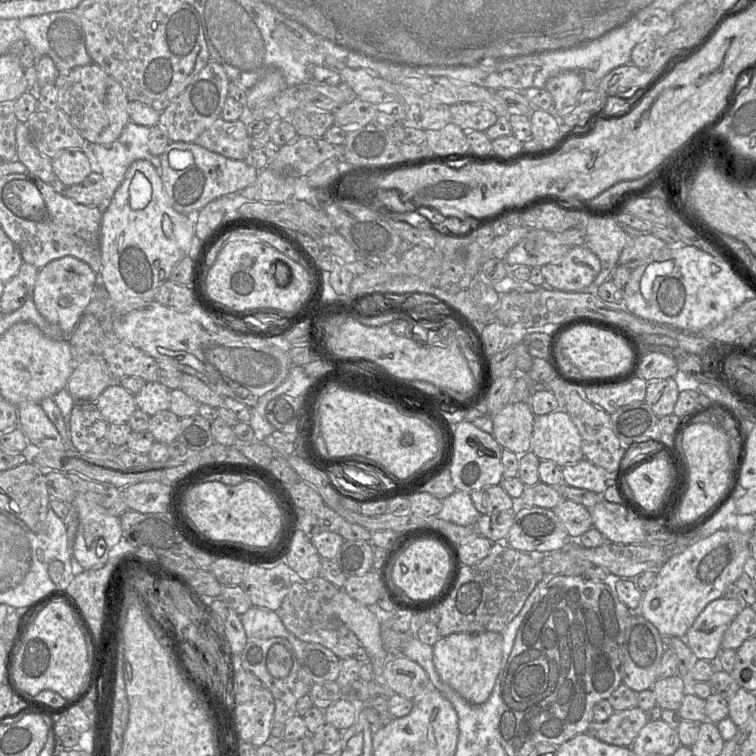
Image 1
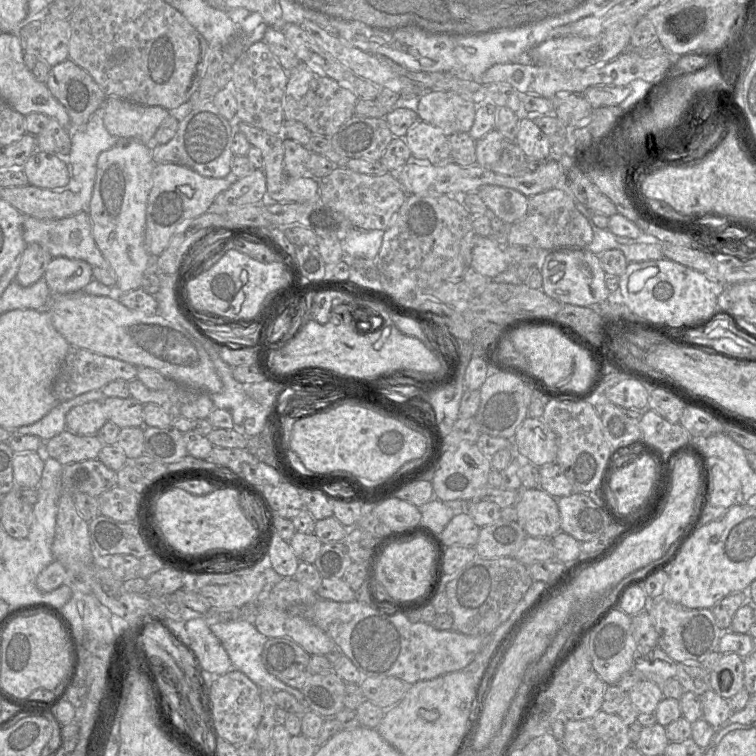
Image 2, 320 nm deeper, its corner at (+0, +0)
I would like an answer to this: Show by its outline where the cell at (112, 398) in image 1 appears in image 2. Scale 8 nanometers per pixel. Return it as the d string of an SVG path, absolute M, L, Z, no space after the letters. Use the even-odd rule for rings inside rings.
M92 401L73 407L67 413L66 430L79 436L93 436L107 421L102 402Z

